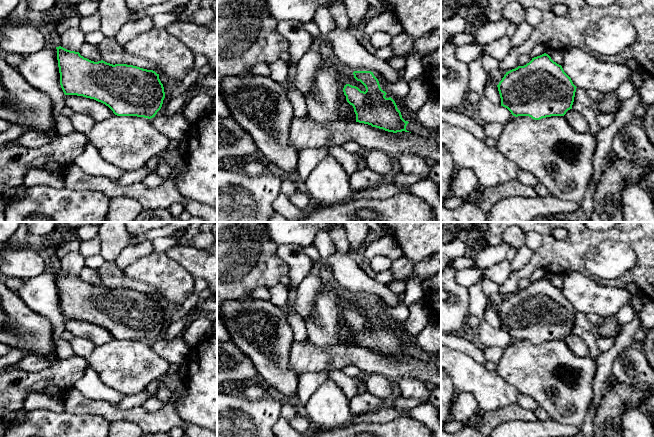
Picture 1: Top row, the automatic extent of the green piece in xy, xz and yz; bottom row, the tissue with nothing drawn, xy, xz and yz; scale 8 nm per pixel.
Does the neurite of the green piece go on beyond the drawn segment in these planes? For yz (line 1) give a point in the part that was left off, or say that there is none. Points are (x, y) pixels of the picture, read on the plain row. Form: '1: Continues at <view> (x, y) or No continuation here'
1: No continuation here

